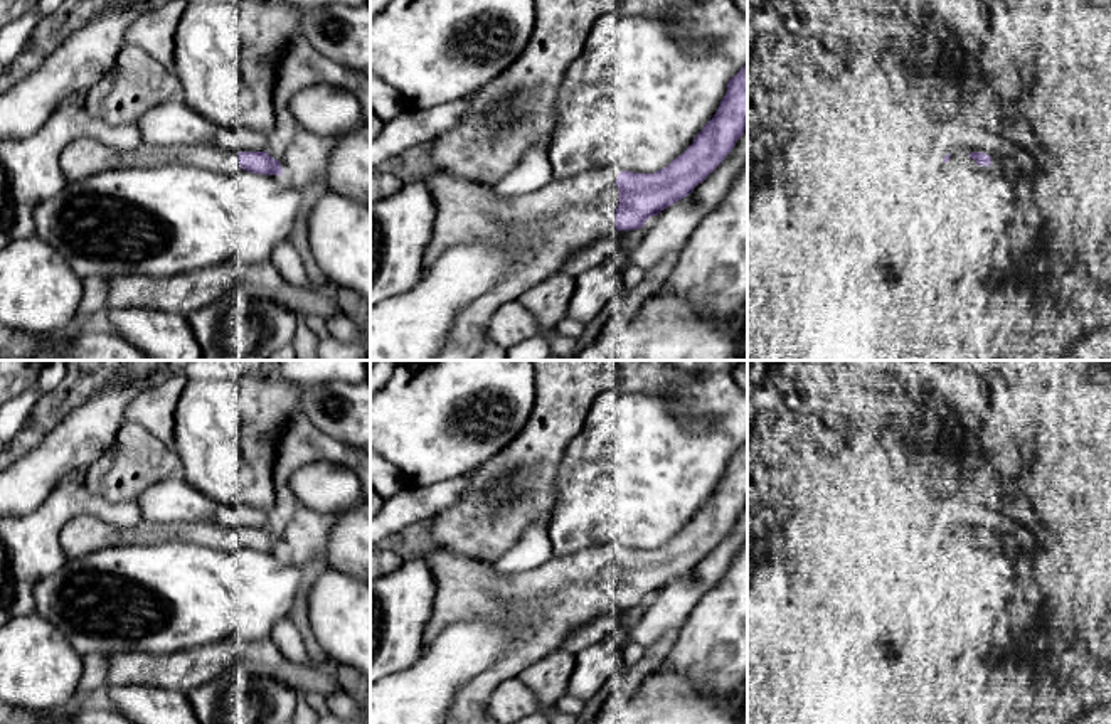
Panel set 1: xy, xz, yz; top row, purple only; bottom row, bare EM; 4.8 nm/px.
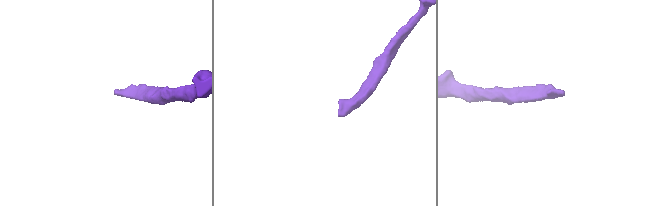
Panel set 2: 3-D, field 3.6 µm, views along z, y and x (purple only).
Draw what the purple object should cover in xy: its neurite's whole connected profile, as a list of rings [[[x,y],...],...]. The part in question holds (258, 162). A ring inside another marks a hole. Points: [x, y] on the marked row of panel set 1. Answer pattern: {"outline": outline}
{"outline": [[[79,138],[69,143],[59,157],[59,167],[67,182],[108,170],[160,165],[189,165],[226,175],[244,172],[283,175],[281,162],[268,152],[237,153],[212,145],[141,145],[136,150],[116,152],[96,140]]]}

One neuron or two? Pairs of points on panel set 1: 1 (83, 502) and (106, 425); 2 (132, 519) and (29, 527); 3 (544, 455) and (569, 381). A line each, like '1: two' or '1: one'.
1: two
2: one
3: one

